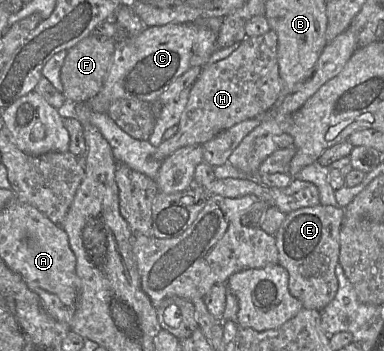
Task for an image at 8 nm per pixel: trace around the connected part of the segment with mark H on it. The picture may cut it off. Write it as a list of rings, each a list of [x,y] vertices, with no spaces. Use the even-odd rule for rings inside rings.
[[[271,29],[260,36],[245,37],[227,58],[202,67],[203,70],[192,85],[177,134],[157,147],[153,157],[164,161],[182,147],[203,145],[244,120],[266,115],[284,89],[277,51],[278,36]]]

